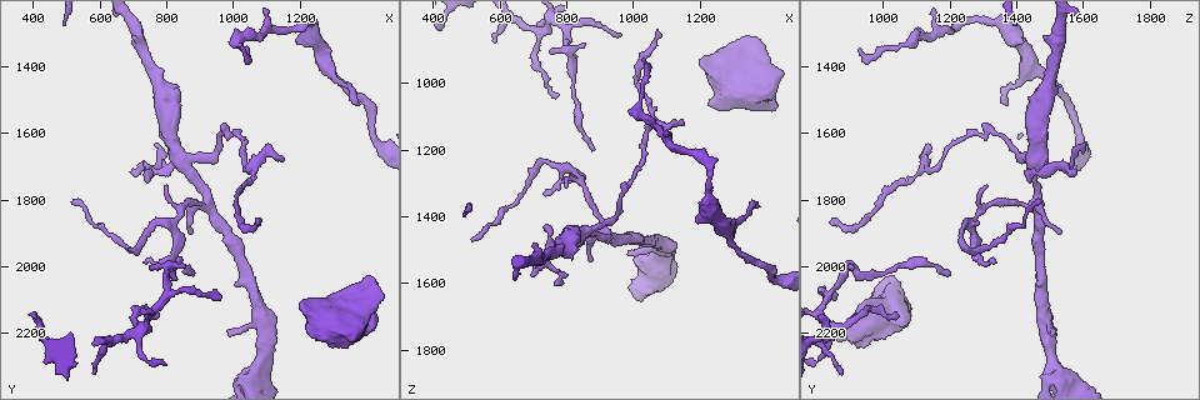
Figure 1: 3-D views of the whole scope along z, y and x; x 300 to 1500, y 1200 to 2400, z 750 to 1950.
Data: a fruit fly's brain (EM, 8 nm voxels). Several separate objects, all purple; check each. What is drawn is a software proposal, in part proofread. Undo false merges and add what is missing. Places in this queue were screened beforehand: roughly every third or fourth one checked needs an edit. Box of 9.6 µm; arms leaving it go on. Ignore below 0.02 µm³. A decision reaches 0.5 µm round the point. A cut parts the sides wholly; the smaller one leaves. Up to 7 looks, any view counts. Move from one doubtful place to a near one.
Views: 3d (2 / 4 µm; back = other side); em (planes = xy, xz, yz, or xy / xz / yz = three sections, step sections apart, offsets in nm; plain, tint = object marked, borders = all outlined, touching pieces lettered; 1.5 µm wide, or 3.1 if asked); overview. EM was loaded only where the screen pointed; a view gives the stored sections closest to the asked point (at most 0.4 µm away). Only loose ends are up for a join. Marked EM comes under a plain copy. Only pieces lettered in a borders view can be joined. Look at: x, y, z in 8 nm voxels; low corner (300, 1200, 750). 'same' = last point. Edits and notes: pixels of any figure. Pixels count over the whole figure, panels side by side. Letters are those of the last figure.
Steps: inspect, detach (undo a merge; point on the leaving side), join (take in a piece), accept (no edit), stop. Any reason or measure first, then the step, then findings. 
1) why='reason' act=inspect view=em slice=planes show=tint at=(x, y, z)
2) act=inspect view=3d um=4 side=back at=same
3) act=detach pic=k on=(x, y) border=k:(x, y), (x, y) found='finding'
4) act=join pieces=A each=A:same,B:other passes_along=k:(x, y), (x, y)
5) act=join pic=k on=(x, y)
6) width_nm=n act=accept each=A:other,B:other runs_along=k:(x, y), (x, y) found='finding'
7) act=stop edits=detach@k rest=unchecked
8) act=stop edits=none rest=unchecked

why='an open end' act=inspect view=em slice=yz step=4 show=tint at=(1160, 1680, 1110)

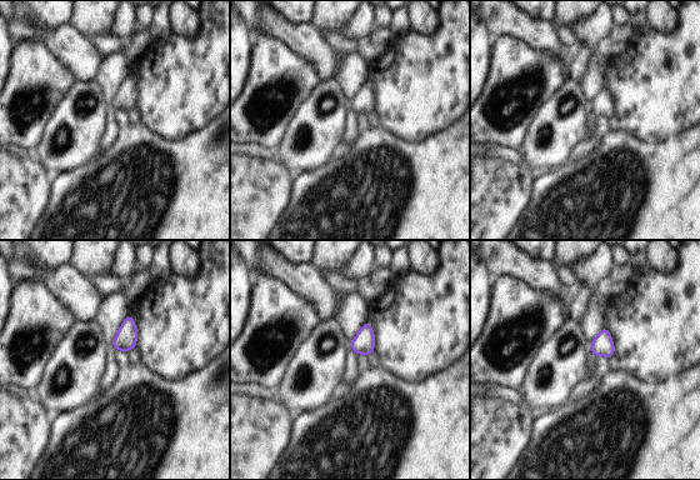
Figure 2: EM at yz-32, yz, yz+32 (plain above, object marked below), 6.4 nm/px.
act=inspect view=em slice=planes show=borders at=same

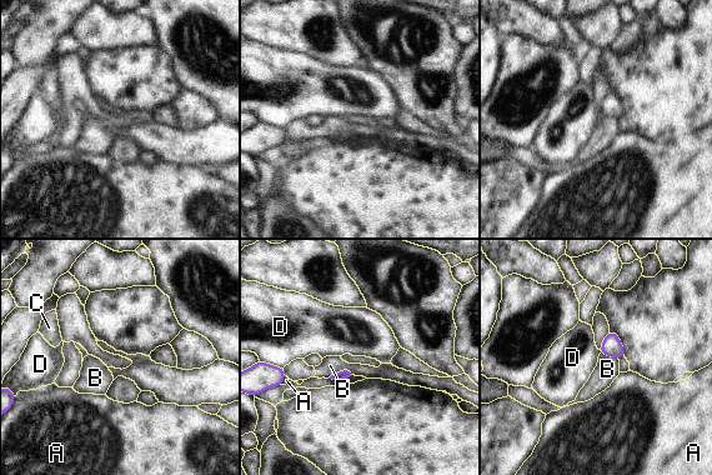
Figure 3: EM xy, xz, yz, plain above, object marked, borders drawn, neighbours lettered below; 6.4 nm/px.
act=accept each=A:other,B:other,C:other,D:other border=3:(355, 374), (341, 369), (327, 378) found='none of them fits'

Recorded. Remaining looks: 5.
act=inspect view=em slice=yz step=4 show=borders at=(1070, 1860, 840)

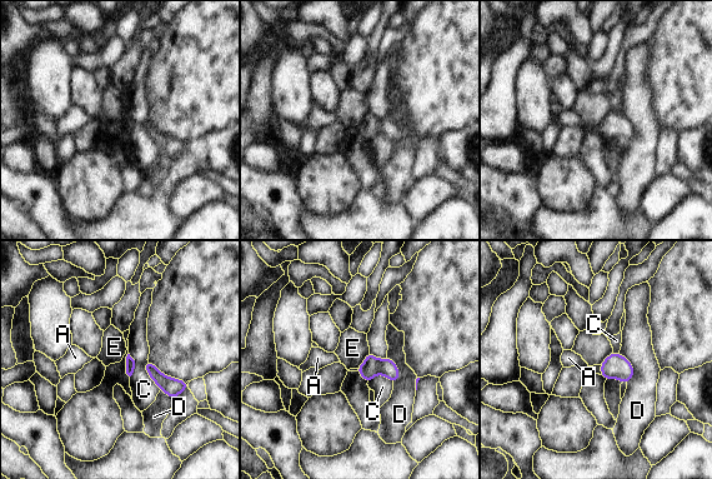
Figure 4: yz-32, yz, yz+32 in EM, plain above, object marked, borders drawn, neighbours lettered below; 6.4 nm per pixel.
longest_contact=D:220nm act=accept each=A:other,C:other,D:other,E:other found='no lettered piece goes on from it'

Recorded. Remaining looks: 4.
why='thin end' act=inspect view=3d um=2 at=(1040, 1350, 930)

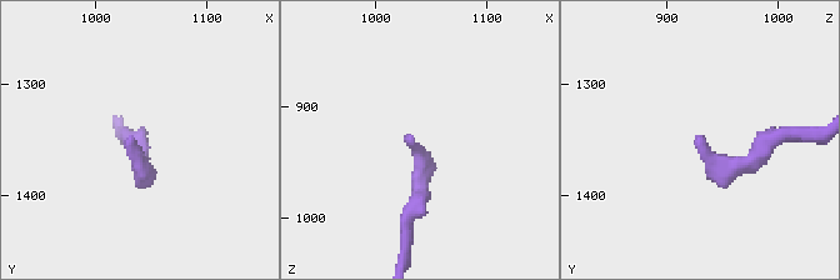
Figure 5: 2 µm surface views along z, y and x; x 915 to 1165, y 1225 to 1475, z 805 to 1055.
act=inspect view=em slice=yz step=8 show=borders at=(1028, 1350, 926)

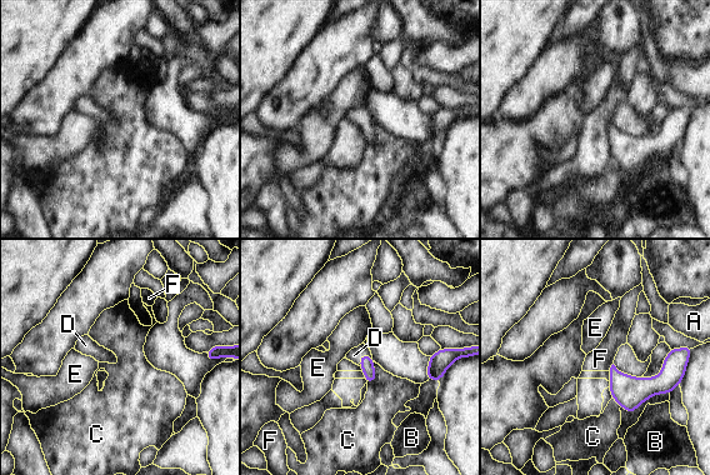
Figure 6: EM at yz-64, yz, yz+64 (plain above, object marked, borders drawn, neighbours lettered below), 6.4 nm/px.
act=join pieces=D each=A:other,B:other,C:other,D:same,E:other,F:other found='the neuron continues'

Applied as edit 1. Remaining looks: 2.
act=stop edits=join@6 rest=unchecked

